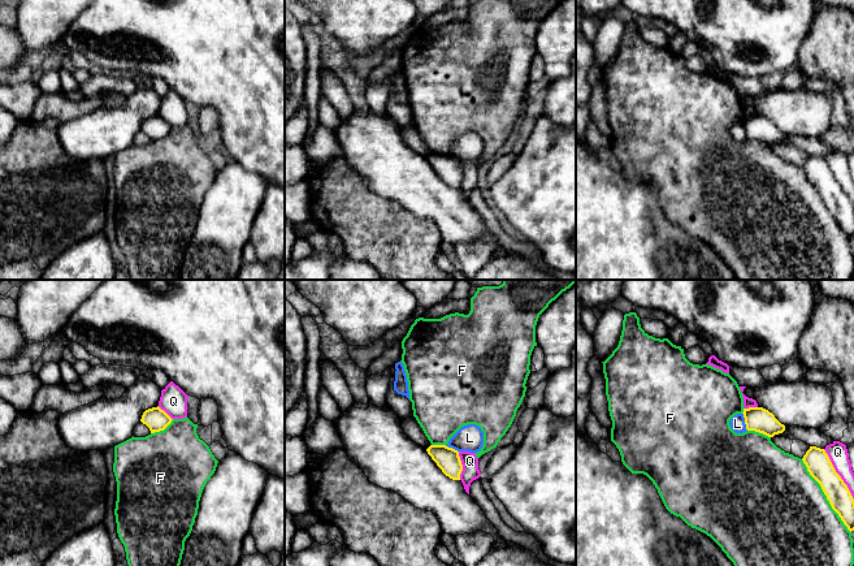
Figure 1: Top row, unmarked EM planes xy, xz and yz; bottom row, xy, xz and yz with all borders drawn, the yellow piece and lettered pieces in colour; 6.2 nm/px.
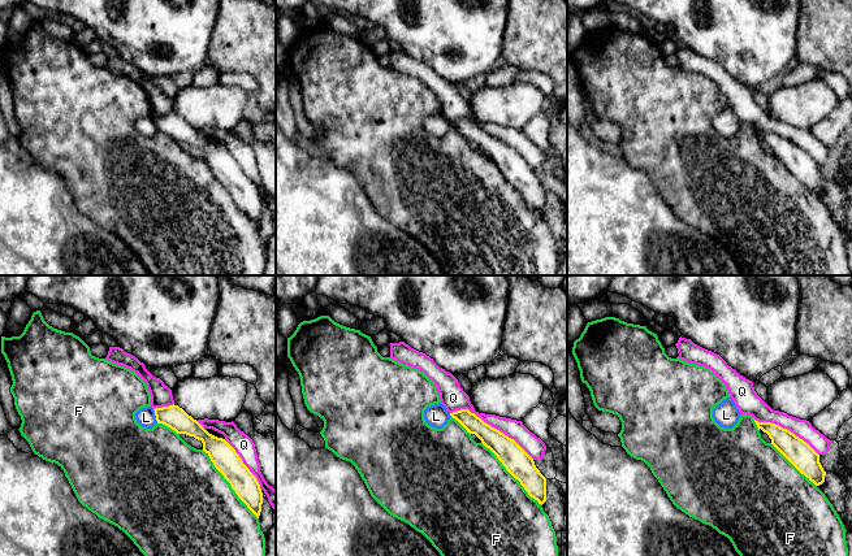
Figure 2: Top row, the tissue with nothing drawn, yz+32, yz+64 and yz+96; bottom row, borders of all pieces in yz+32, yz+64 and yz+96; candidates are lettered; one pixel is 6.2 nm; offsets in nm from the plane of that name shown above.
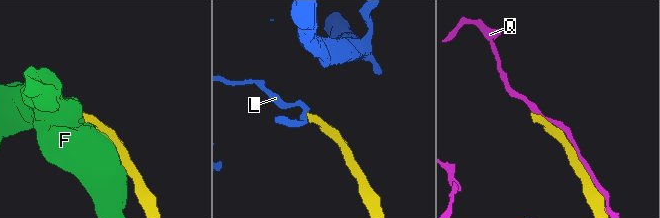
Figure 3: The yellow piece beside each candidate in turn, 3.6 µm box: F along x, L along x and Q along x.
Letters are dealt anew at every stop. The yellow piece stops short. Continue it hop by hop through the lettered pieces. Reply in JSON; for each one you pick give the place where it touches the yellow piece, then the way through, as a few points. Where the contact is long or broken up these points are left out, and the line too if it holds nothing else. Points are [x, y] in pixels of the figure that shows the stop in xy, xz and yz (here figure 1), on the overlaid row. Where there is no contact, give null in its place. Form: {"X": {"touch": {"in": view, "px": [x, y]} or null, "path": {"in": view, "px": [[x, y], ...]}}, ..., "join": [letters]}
{"join": []}

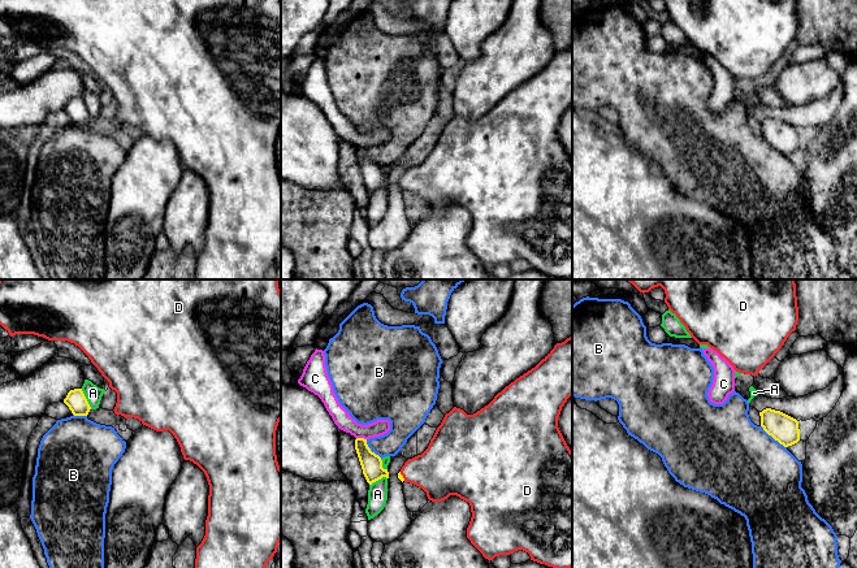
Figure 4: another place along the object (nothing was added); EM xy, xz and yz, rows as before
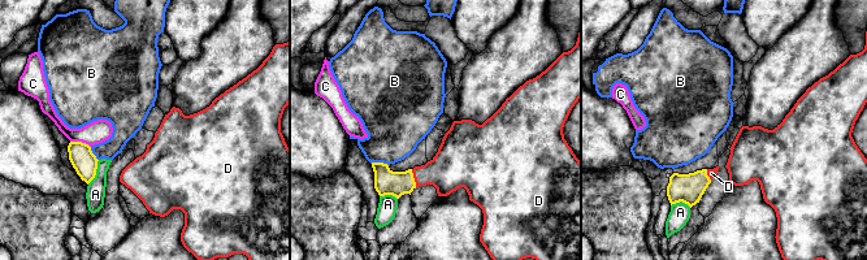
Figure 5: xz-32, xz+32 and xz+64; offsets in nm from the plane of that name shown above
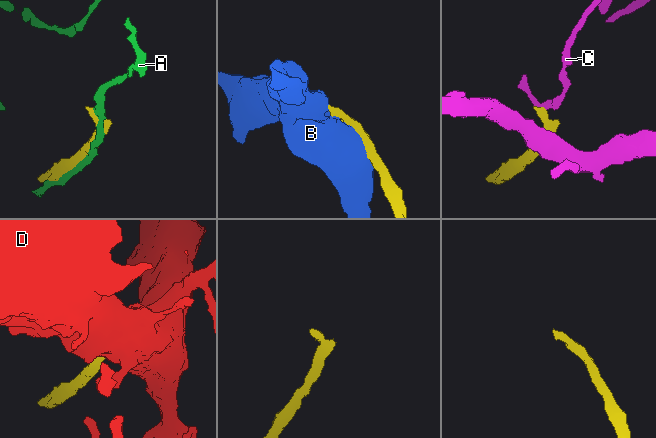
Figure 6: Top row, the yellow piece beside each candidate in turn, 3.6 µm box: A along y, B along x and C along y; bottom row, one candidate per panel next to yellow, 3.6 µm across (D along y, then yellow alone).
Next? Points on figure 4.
{"D": {"touch": {"in": "xz", "px": [402, 476]}, "path": {"in": "xz", "px": [[399, 476], [402, 476], [414, 471], [441, 471]]}}, "join": ["D"]}

